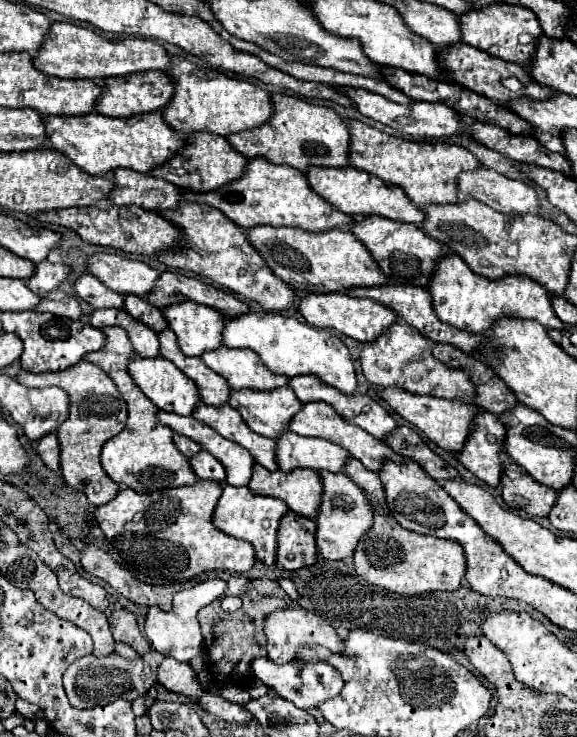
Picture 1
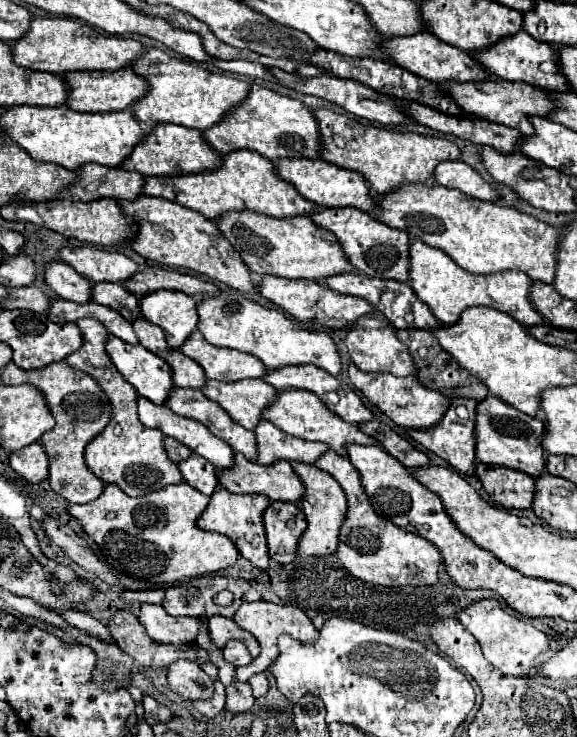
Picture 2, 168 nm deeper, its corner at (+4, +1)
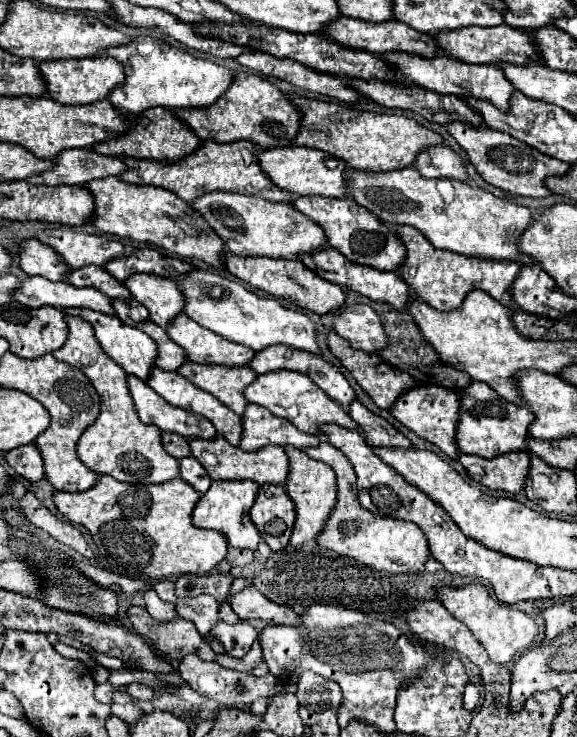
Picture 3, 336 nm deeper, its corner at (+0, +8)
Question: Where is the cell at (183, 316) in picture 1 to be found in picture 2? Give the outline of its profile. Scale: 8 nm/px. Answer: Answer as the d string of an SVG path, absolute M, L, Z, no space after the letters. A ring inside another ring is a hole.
M158 290L140 298L142 316L160 326L166 334L166 342L172 348L180 348L182 342L196 330L198 312L196 300L176 292L176 290Z

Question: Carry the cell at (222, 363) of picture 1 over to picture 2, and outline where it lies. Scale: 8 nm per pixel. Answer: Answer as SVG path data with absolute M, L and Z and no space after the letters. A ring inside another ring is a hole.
M194 332L186 338L186 342L180 346L180 352L188 358L196 360L206 378L222 380L222 382L234 382L244 378L262 378L266 372L266 366L258 362L258 358L250 354L242 354L238 350L224 350L208 344L202 334Z

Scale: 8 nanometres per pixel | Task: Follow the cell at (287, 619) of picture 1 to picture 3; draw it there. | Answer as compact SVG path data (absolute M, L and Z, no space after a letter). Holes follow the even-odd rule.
M254 585L236 593L230 601L234 613L244 621L264 621L268 625L302 625L302 617L286 605L276 605Z

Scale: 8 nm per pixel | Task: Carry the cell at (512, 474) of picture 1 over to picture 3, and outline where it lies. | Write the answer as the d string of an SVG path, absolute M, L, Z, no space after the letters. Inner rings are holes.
M524 451L498 455L494 459L484 459L478 455L460 455L460 463L468 469L470 465L480 465L486 471L486 477L478 481L494 491L520 493L526 483L526 475L530 469L530 455Z

